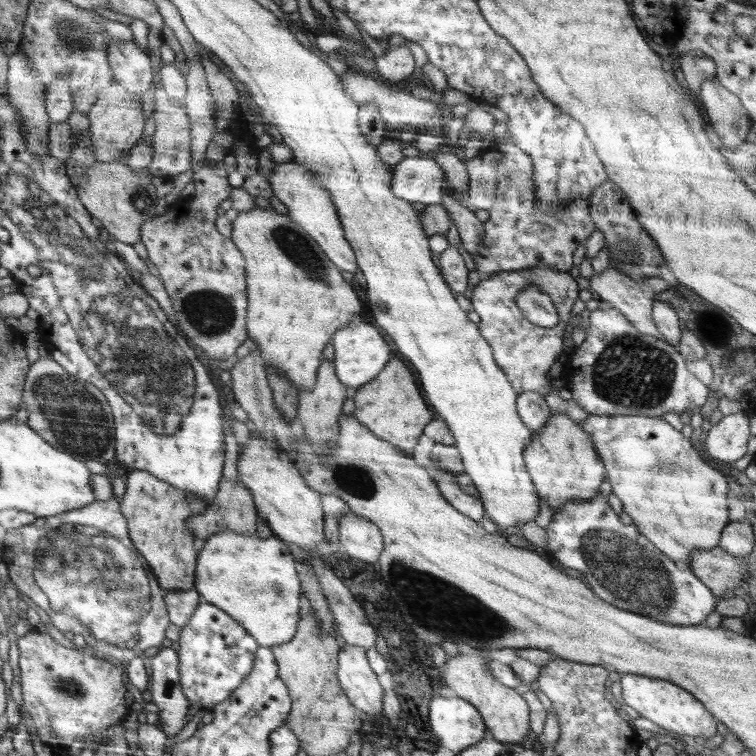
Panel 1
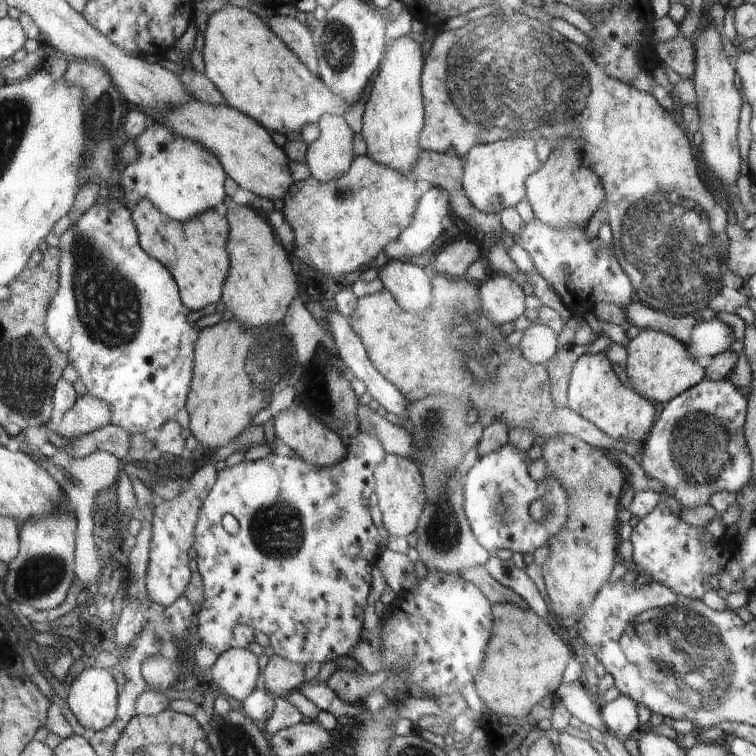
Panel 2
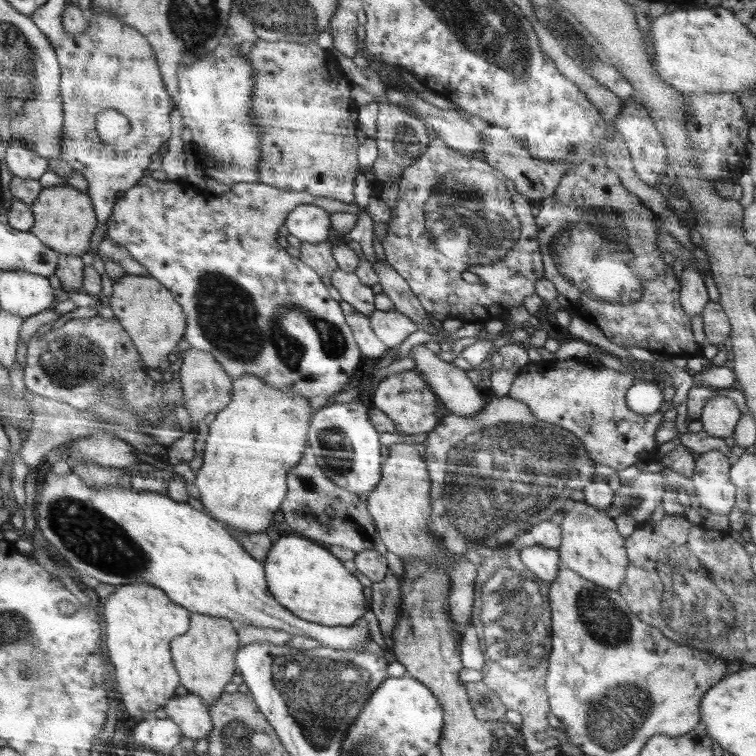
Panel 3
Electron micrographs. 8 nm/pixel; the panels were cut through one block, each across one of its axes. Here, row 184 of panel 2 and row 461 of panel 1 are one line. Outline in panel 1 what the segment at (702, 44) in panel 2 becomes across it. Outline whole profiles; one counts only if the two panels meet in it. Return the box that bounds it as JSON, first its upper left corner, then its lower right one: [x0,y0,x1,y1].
[706,412,750,464]

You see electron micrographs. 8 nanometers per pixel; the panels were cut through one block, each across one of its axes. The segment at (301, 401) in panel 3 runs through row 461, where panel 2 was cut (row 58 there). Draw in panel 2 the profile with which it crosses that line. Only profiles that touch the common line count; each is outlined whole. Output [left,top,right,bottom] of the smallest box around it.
[201,3,352,137]

